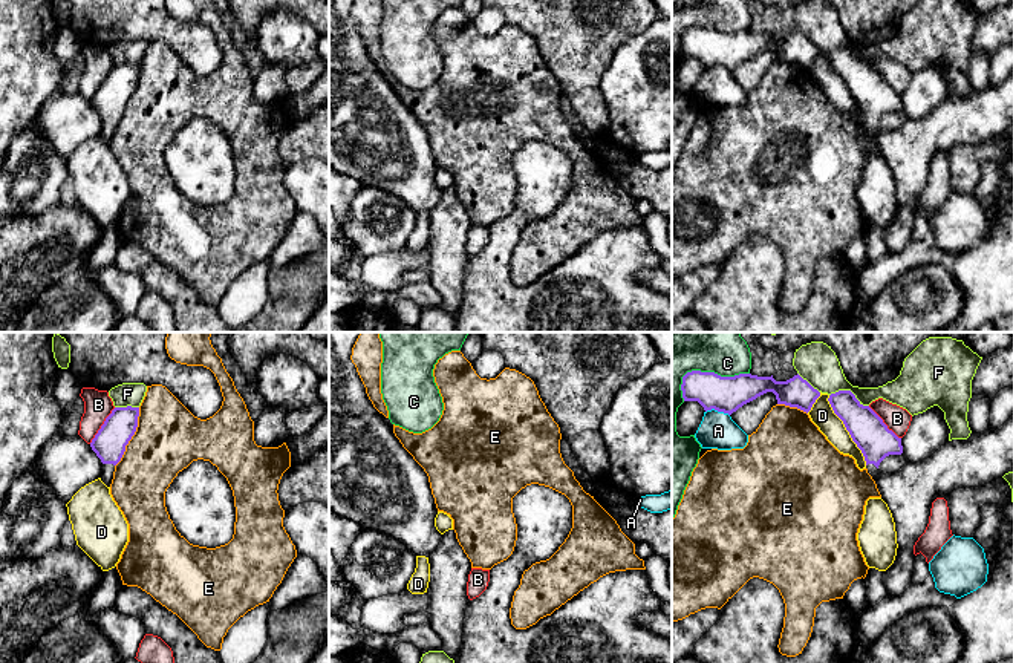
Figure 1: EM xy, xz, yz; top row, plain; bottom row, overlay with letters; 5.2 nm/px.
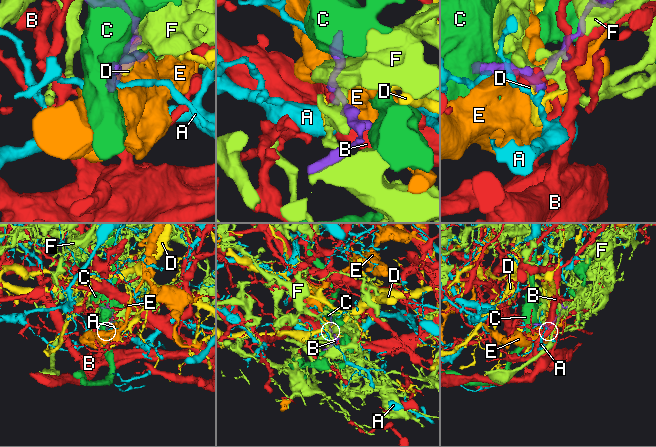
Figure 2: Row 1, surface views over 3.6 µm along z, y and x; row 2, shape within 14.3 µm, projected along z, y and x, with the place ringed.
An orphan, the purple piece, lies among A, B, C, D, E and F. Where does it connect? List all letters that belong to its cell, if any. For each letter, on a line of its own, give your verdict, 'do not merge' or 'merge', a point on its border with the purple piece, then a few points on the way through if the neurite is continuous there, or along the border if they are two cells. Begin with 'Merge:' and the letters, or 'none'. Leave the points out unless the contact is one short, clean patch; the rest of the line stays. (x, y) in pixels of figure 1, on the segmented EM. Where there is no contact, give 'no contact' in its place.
Merge: none
A: do not merge; contact yz (718, 411); border yz (706, 411), (716, 409), (729, 415)
B: do not merge; contact xy (101, 426)
C: do not merge; contact yz (706, 372); border yz (749, 372), (718, 375), (689, 371), (683, 377), (681, 397)
D: do not merge; contact yz (846, 429)
E: do not merge; contact xy (132, 435)
F: do not merge; contact yz (850, 391)

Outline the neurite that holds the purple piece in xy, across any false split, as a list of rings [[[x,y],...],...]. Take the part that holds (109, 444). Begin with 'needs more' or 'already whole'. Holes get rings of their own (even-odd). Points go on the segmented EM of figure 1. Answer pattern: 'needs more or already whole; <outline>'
needs more; [[[115,407],[90,443],[101,459],[101,481],[110,487],[115,465],[121,461],[125,446],[138,427],[139,407]]]

